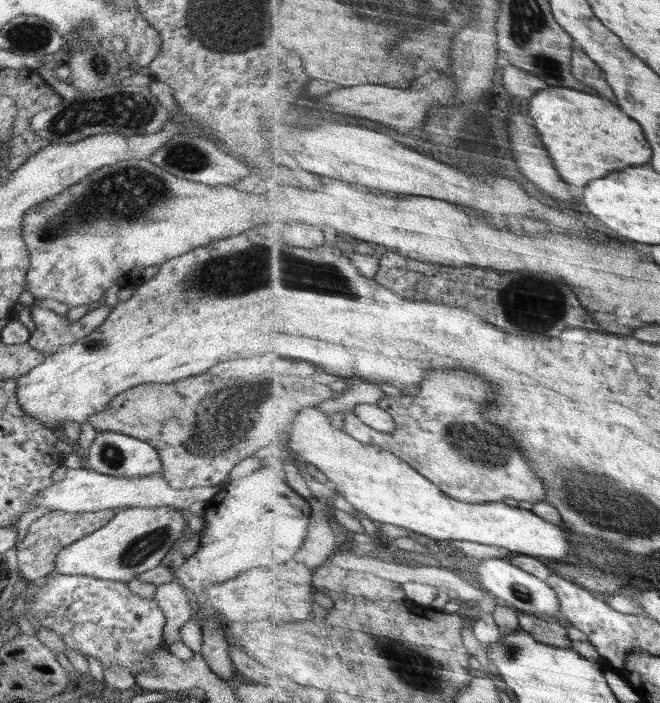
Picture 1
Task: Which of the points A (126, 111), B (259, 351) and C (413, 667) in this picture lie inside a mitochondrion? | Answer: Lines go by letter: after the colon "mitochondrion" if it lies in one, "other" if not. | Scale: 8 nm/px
A: mitochondrion
B: other
C: mitochondrion

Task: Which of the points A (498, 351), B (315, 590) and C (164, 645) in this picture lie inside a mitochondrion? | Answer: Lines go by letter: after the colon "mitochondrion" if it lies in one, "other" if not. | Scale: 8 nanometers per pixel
A: other
B: other
C: other

